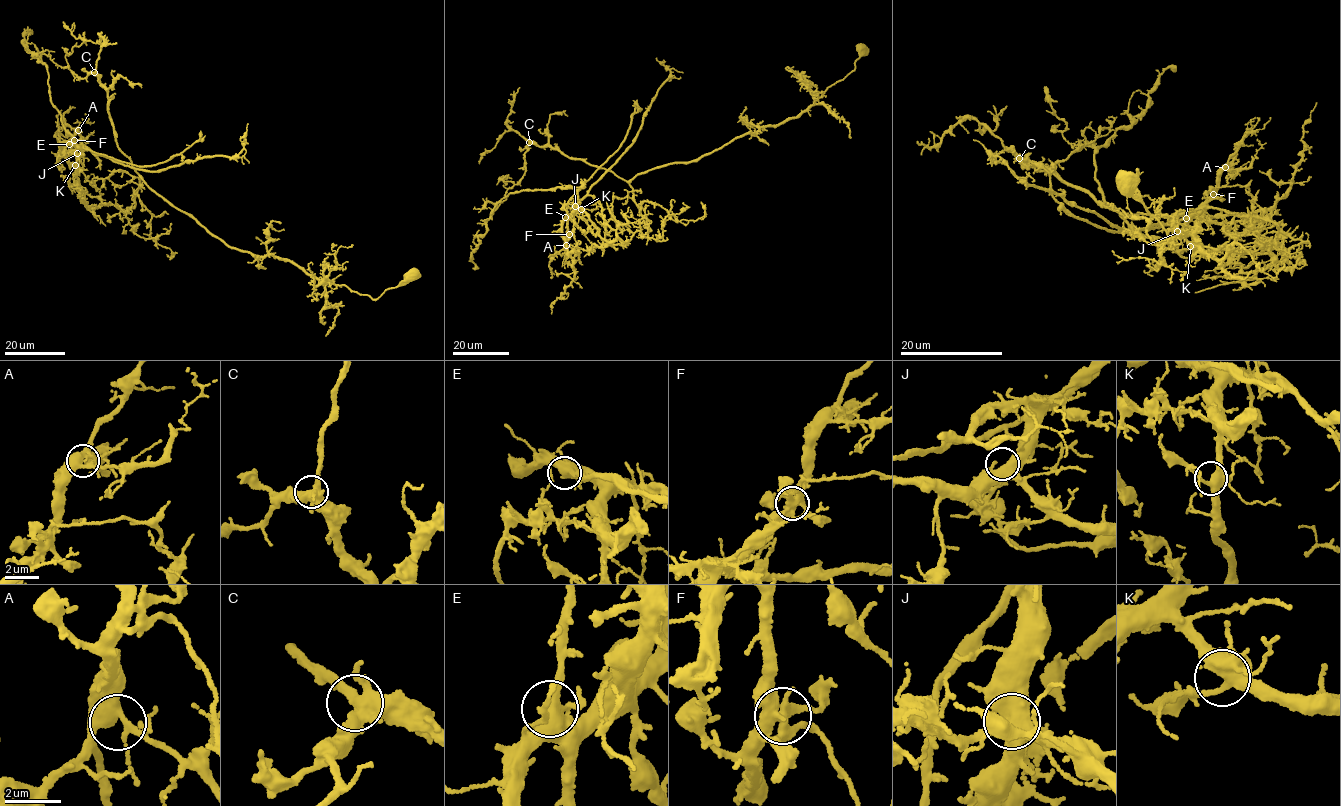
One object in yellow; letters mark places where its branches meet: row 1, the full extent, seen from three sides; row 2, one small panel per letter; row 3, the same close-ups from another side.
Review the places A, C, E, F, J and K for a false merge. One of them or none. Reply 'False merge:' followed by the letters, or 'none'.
False merge: F

